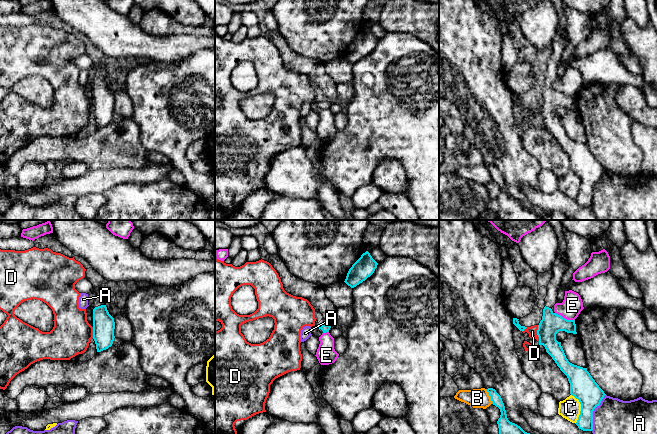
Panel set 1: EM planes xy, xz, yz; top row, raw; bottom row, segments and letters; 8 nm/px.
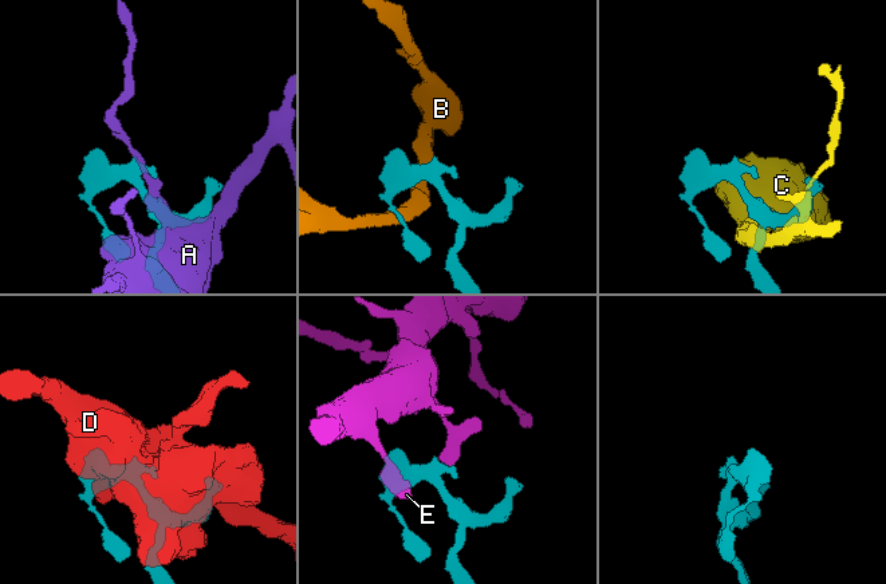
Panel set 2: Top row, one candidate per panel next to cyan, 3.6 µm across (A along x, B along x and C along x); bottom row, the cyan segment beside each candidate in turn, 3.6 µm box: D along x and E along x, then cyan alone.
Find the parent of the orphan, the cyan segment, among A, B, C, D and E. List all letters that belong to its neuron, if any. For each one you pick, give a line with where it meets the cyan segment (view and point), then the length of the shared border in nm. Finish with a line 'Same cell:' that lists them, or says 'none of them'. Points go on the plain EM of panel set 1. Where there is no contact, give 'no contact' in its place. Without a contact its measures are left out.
Same cell: none of them

